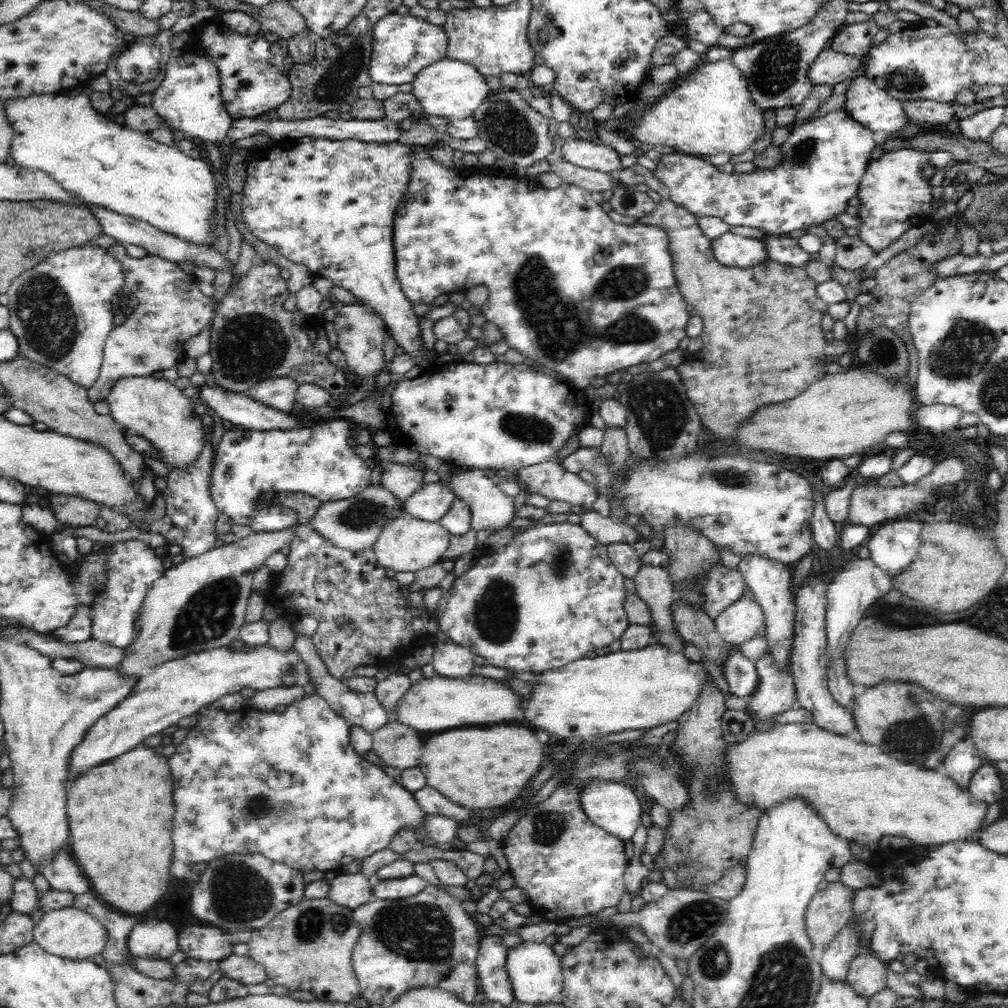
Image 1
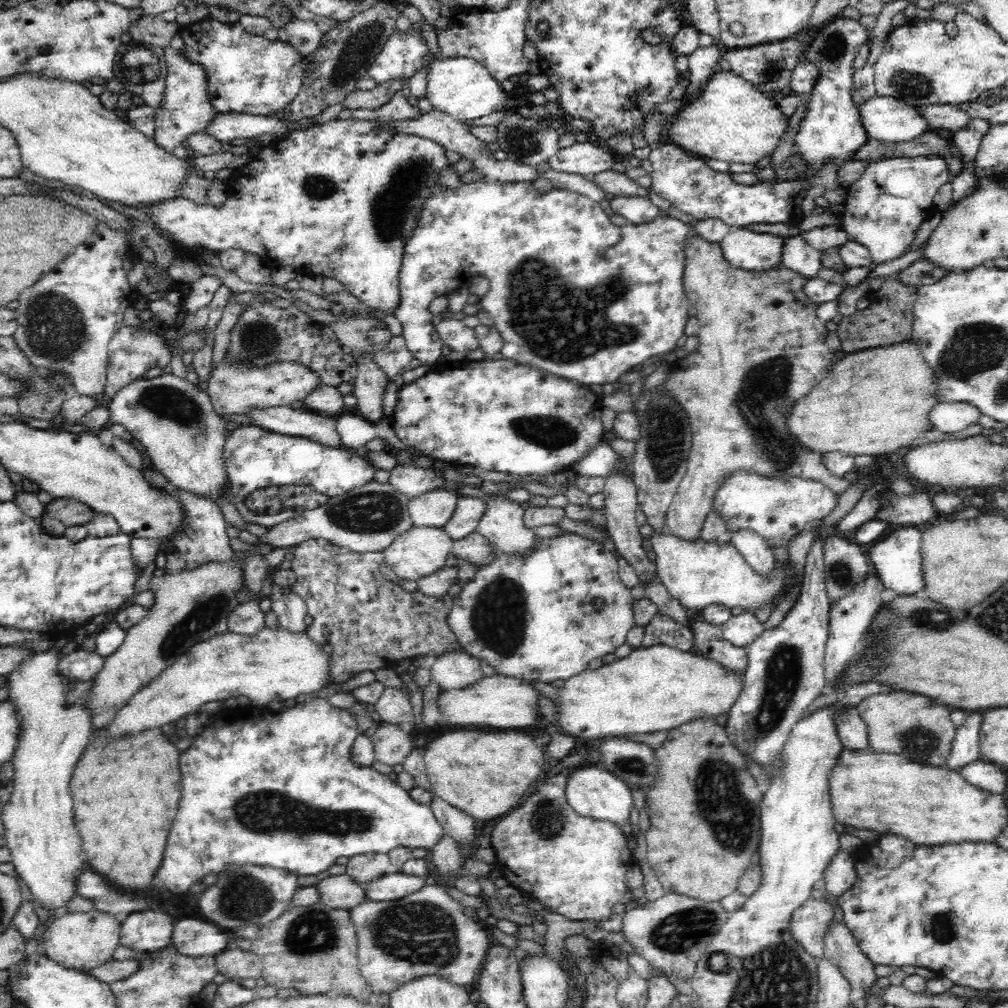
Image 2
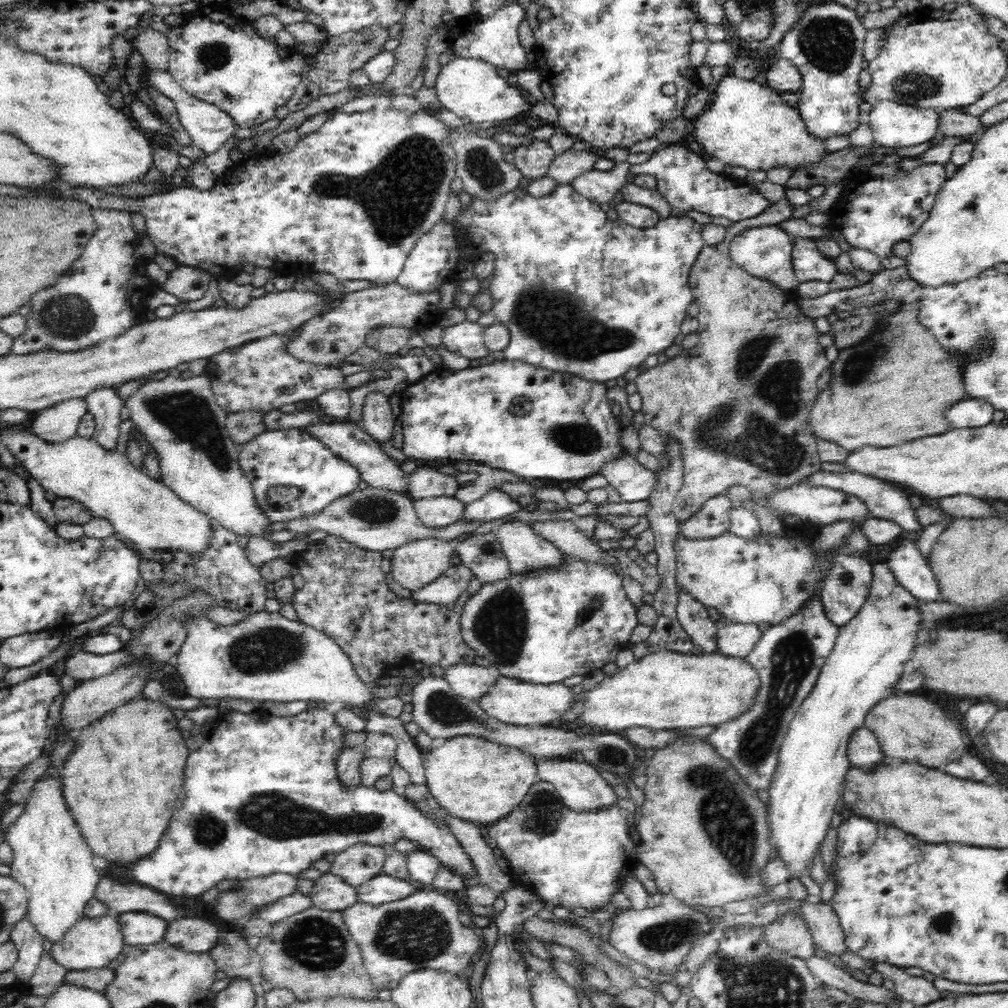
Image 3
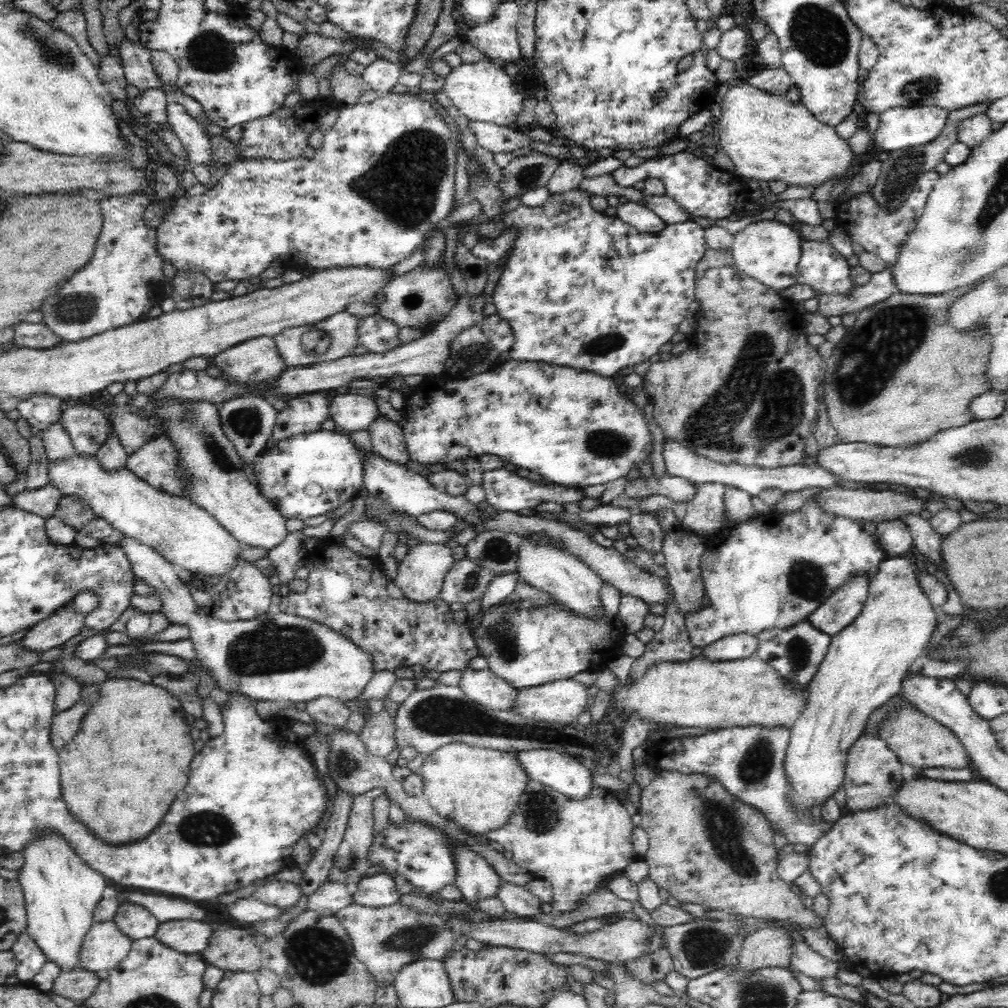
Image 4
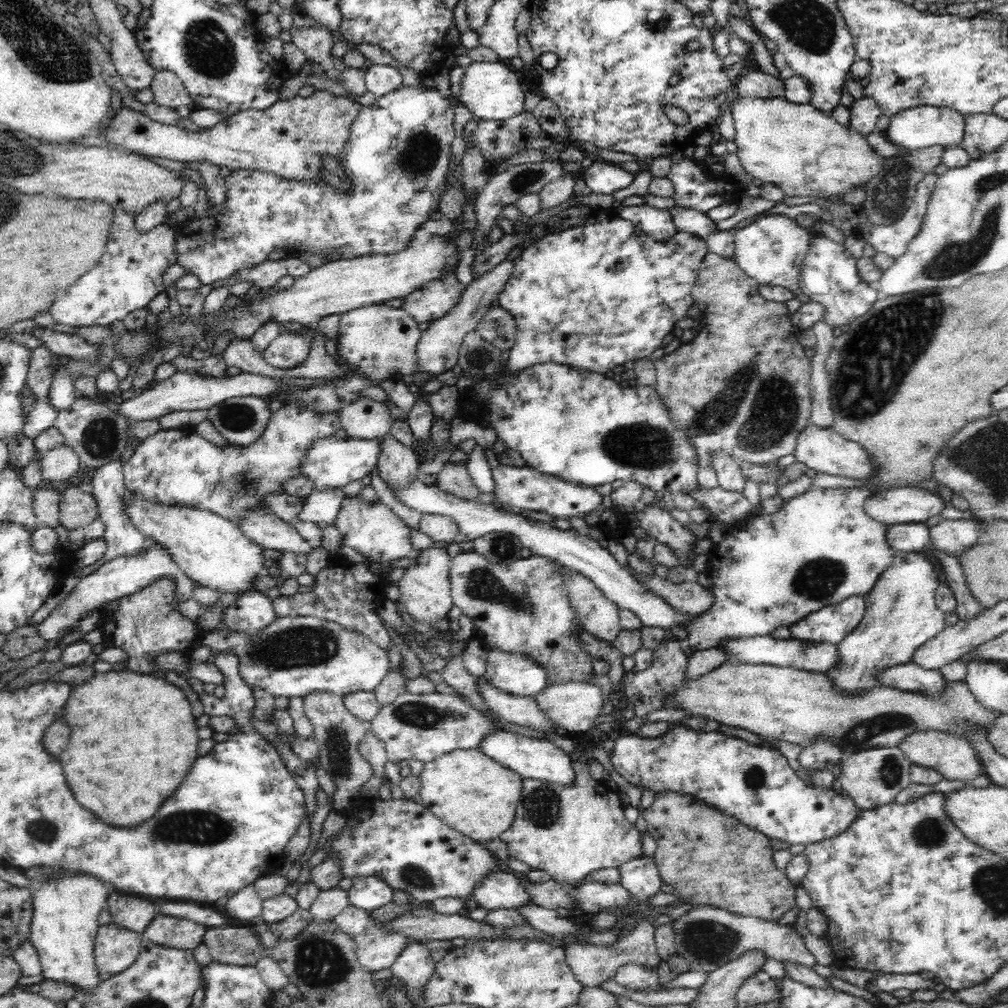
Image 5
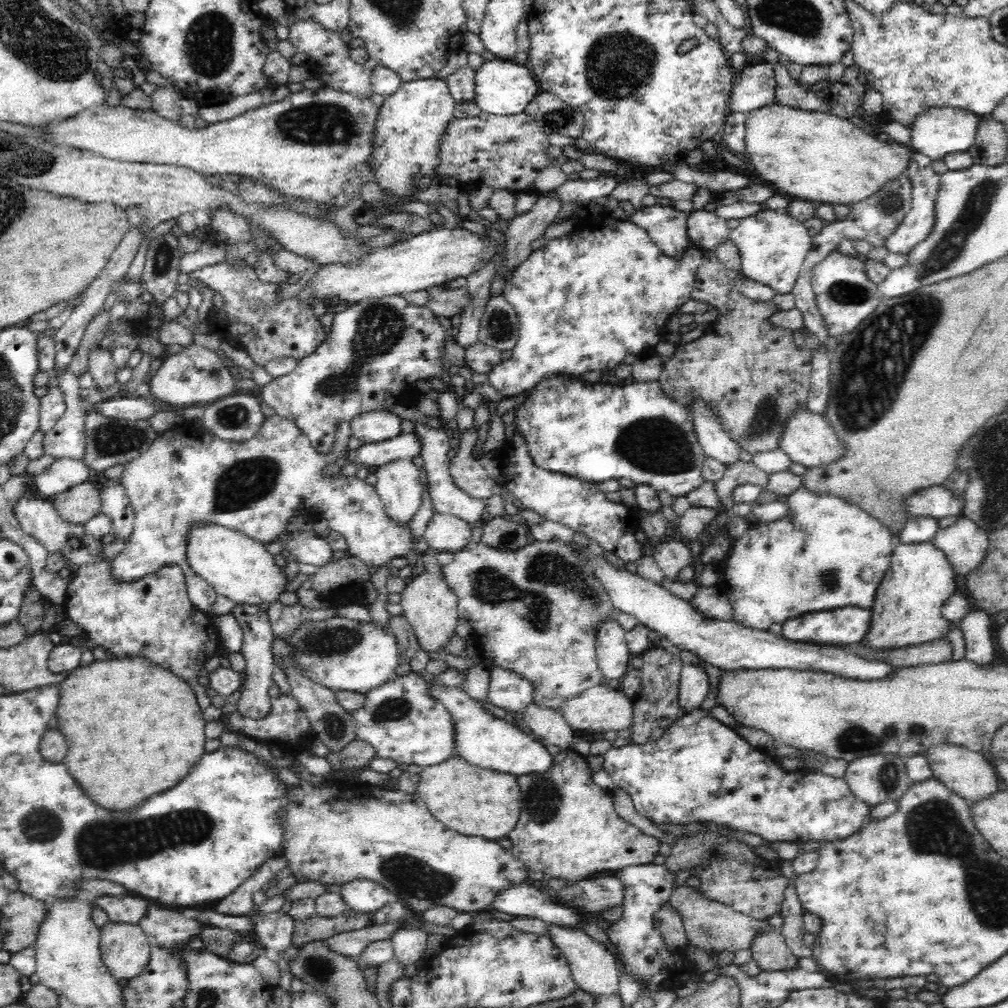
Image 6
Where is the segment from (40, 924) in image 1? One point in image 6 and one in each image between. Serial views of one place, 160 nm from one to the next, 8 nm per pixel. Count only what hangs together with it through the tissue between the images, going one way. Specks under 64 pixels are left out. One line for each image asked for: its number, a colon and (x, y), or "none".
2: (81, 940)
3: (90, 943)
4: (105, 946)
5: (116, 948)
6: (125, 950)

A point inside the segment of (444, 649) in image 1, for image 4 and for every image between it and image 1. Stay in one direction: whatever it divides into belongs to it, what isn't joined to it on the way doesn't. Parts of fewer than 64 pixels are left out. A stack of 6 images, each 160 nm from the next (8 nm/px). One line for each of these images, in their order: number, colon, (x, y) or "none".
2: (453, 670)
3: (470, 681)
4: (483, 686)

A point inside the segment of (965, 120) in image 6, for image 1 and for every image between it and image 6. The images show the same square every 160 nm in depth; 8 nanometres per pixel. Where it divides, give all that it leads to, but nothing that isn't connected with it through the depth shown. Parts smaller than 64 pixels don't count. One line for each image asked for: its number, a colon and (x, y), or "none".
1: (867, 104)
2: (886, 119)
3: (894, 125)
4: (901, 127)
5: (924, 126)

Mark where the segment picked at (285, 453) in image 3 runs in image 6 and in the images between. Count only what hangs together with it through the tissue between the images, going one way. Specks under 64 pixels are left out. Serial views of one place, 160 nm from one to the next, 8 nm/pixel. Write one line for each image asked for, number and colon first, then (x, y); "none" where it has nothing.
4: (311, 473)
5: (332, 463)
6: (405, 445)

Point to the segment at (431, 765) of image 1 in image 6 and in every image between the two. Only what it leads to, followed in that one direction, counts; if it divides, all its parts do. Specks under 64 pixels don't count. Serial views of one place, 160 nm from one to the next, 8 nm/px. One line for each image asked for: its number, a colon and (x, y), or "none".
2: (485, 774)
3: (472, 779)
4: (478, 788)
5: (475, 795)
6: (472, 800)

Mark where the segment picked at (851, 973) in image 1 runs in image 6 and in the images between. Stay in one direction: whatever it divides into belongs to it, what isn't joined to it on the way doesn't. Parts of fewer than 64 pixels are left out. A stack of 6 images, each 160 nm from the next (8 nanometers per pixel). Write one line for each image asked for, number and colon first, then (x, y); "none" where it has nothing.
2: (841, 948)
3: (822, 921)
4: (707, 847)
5: (710, 858)
6: (731, 873)

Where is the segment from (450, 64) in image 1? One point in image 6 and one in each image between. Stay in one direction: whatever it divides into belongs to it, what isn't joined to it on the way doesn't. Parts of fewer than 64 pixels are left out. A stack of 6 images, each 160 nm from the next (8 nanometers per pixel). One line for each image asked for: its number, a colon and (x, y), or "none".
2: (463, 88)
3: (472, 89)
4: (483, 92)
5: (491, 91)
6: (503, 87)

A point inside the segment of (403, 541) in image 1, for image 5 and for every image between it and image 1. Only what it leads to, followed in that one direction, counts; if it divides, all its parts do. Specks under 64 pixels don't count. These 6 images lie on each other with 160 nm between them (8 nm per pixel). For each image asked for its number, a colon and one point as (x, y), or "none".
2: (417, 552)
3: (416, 563)
4: (420, 575)
5: (424, 588)

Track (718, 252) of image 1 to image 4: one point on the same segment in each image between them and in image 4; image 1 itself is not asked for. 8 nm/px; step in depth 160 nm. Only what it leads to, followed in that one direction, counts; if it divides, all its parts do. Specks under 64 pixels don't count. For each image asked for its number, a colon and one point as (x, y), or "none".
2: (743, 248)
3: (764, 251)
4: (768, 251)

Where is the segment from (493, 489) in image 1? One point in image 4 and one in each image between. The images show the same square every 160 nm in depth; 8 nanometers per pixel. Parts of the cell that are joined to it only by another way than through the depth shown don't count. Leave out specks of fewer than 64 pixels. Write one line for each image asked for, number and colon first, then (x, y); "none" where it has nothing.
2: (501, 523)
3: (525, 550)
4: (570, 580)

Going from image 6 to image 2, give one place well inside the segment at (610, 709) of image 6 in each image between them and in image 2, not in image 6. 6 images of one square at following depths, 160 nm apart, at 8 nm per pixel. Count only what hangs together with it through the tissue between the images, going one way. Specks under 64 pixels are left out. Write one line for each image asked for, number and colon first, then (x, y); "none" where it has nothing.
2: (498, 702)
3: (509, 700)
4: (562, 702)
5: (573, 706)

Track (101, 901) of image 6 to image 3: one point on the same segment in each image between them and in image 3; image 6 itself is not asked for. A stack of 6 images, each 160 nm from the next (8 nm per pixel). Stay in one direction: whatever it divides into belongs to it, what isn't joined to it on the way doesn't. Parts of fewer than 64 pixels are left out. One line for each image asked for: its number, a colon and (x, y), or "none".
3: (140, 929)
4: (135, 921)
5: (135, 914)

